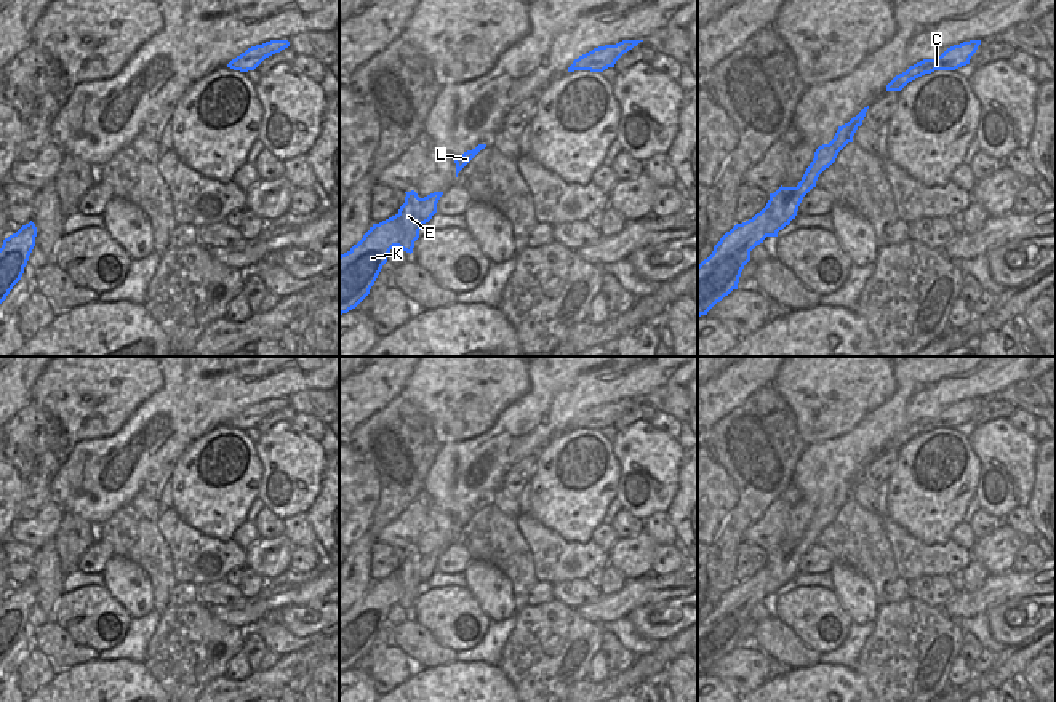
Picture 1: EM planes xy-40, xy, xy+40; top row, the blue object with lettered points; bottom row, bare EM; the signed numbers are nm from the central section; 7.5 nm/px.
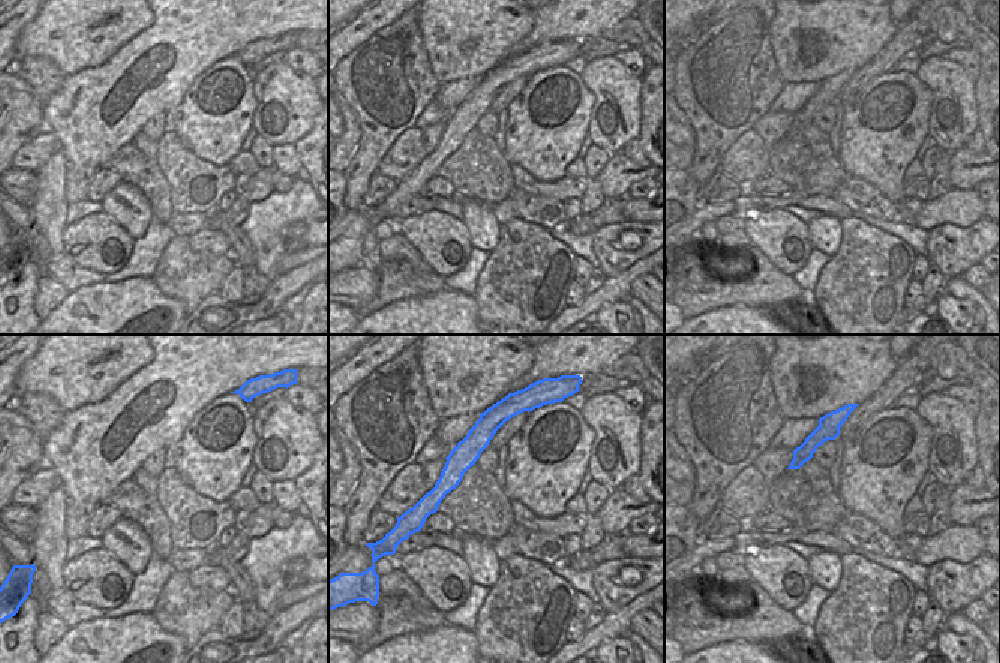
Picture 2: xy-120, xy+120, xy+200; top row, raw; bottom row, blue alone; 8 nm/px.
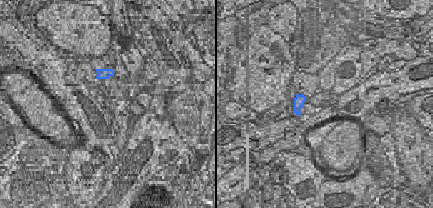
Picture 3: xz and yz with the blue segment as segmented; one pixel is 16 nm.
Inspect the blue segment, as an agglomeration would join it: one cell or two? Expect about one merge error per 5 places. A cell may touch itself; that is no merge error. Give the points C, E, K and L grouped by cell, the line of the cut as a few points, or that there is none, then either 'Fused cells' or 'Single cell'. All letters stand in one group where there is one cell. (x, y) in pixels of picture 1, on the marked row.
Groups: C K L / E. Split along xy (396, 215), (400, 224), (399, 245). Fused cells.

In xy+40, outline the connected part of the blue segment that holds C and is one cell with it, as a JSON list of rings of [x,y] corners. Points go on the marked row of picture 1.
[[[970,40],[960,45],[947,48],[941,56],[934,59],[923,59],[910,66],[906,72],[896,75],[888,85],[886,91],[901,91],[909,82],[931,74],[934,70],[955,70],[970,64],[971,56],[976,53],[981,40]]]

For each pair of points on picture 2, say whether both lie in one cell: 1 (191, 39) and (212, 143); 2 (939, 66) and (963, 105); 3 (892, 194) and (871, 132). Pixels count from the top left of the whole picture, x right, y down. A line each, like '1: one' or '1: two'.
1: two
2: one
3: one

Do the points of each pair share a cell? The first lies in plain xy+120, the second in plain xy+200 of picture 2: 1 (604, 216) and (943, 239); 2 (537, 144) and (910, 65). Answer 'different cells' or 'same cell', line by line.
1: different cells
2: different cells

